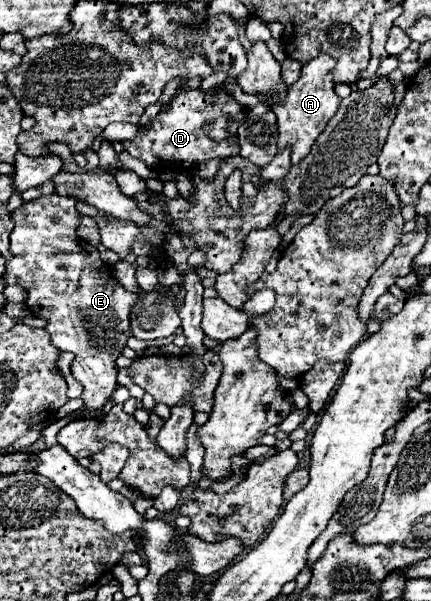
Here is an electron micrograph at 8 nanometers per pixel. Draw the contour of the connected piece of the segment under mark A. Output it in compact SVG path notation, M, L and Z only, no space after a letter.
M319 52L313 60L309 60L307 64L303 64L301 68L301 76L295 84L291 84L287 88L287 96L283 102L275 100L271 110L277 116L277 126L279 126L279 150L283 150L285 146L291 148L291 162L297 164L303 156L307 156L307 152L311 150L313 142L317 140L319 132L327 126L327 120L335 114L337 106L339 106L339 96L335 94L335 84L331 78L331 70L335 68L335 60L323 52Z

